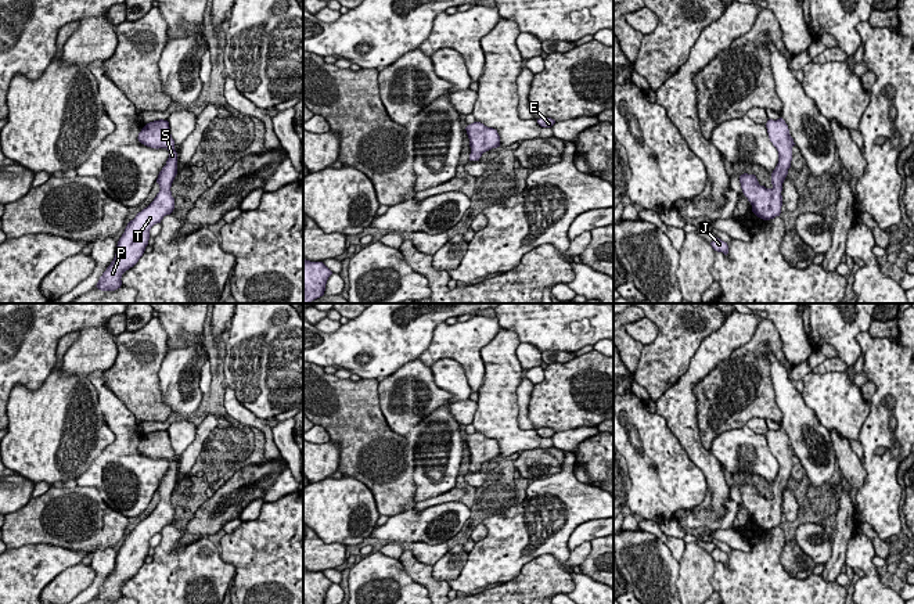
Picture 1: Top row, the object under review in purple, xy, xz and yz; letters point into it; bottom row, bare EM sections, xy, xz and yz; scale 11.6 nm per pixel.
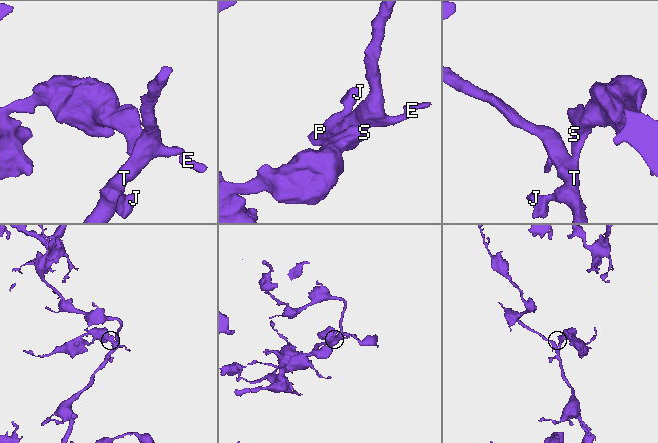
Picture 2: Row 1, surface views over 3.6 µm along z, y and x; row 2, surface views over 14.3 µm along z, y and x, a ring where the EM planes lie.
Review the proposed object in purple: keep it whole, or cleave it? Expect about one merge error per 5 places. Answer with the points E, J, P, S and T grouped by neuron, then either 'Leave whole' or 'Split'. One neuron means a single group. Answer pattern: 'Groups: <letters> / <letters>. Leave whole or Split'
Groups: E J P S T. Leave whole

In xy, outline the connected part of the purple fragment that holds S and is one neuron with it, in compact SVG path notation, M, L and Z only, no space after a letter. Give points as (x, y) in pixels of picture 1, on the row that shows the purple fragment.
M159 119L147 123L137 139L147 147L156 150L166 148L169 158L156 179L161 188L159 193L147 208L127 223L125 233L119 238L115 258L96 285L101 291L115 291L120 288L122 274L133 267L143 256L148 245L151 227L161 223L161 220L174 209L174 198L172 197L170 187L177 175L177 152L174 150L169 122Z

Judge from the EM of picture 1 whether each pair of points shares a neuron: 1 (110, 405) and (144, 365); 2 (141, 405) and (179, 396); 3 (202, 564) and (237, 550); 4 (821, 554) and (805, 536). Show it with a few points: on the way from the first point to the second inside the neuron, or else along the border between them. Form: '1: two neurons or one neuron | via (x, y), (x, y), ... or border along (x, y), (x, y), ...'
1: two neurons | border along (103, 383), (123, 403), (136, 421)
2: two neurons | border along (159, 369), (161, 396), (173, 412)
3: two neurons | border along (219, 552), (219, 556), (233, 565), (234, 578)
4: one neuron | via (817, 550), (808, 540)

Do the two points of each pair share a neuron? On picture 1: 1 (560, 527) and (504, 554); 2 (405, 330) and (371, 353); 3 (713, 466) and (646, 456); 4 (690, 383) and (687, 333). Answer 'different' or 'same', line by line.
1: same
2: same
3: different
4: different

